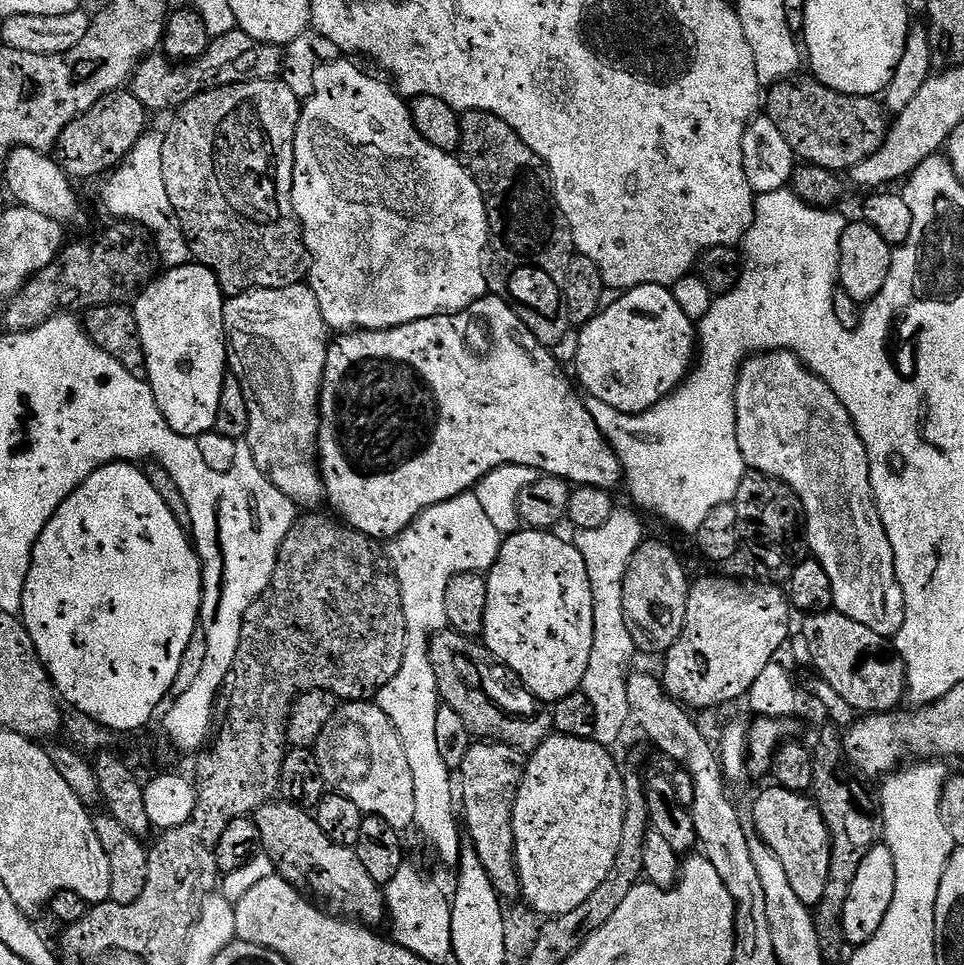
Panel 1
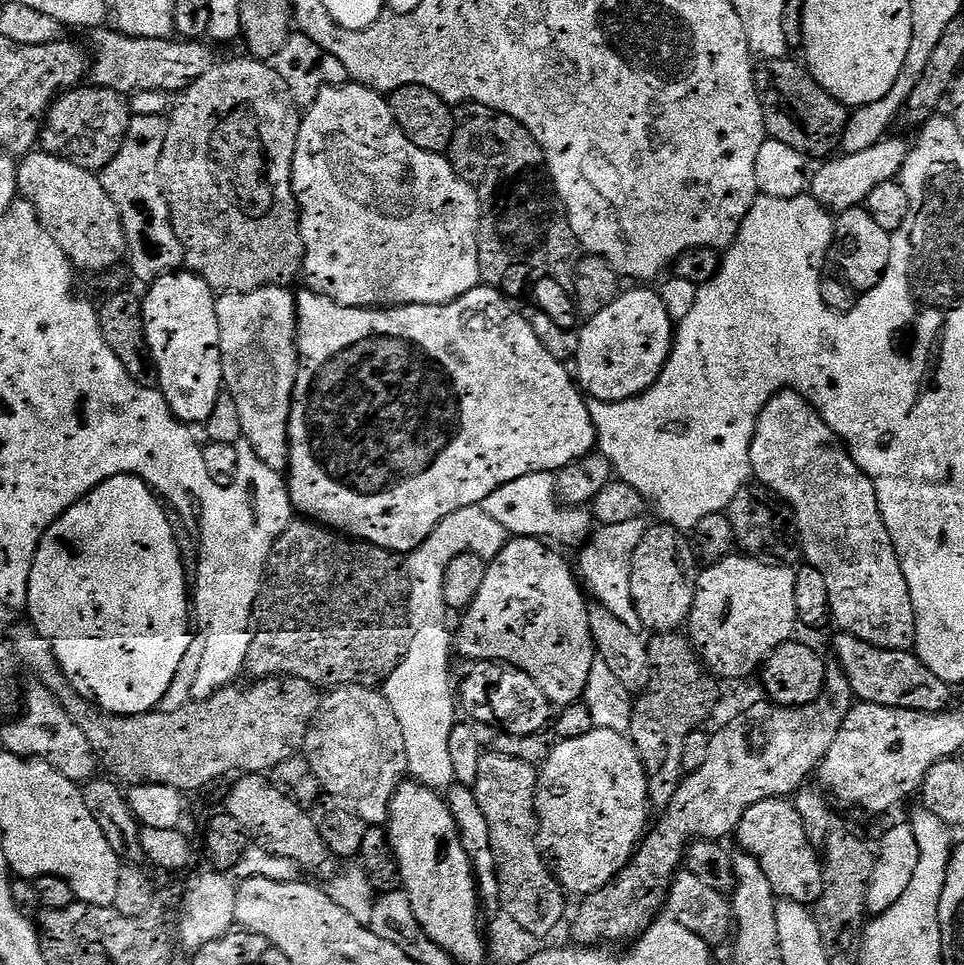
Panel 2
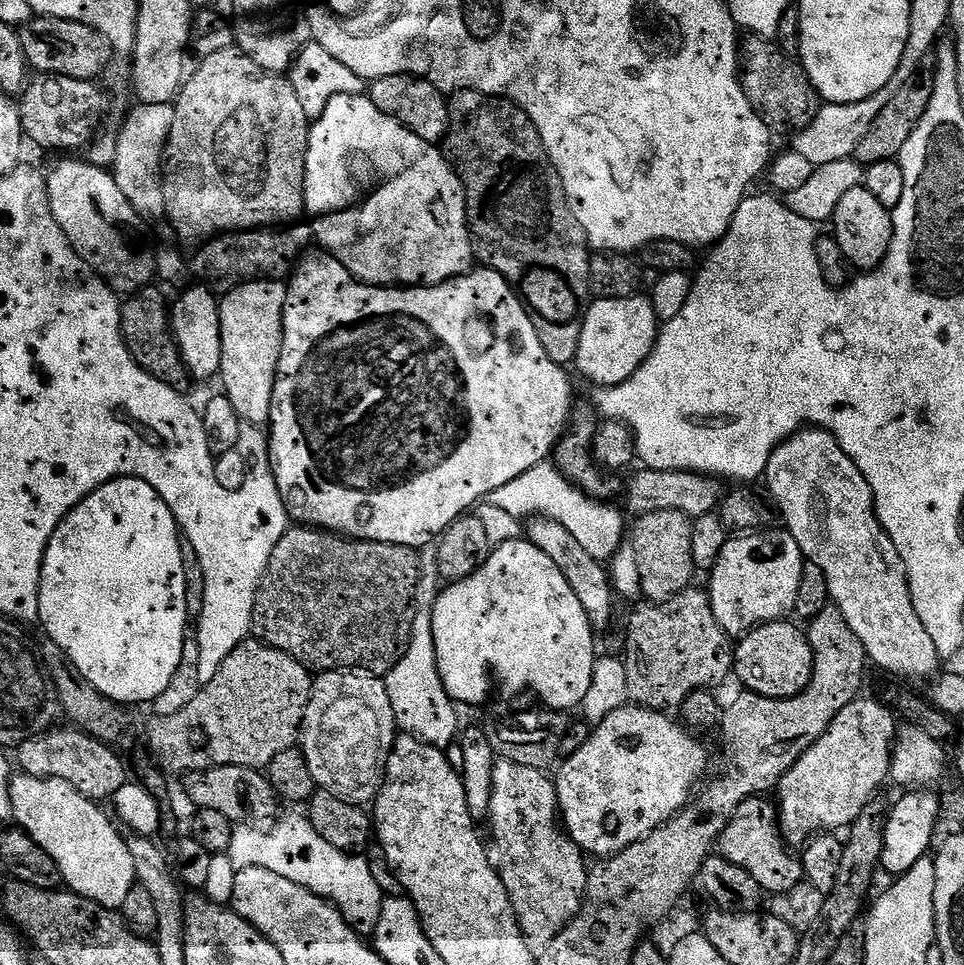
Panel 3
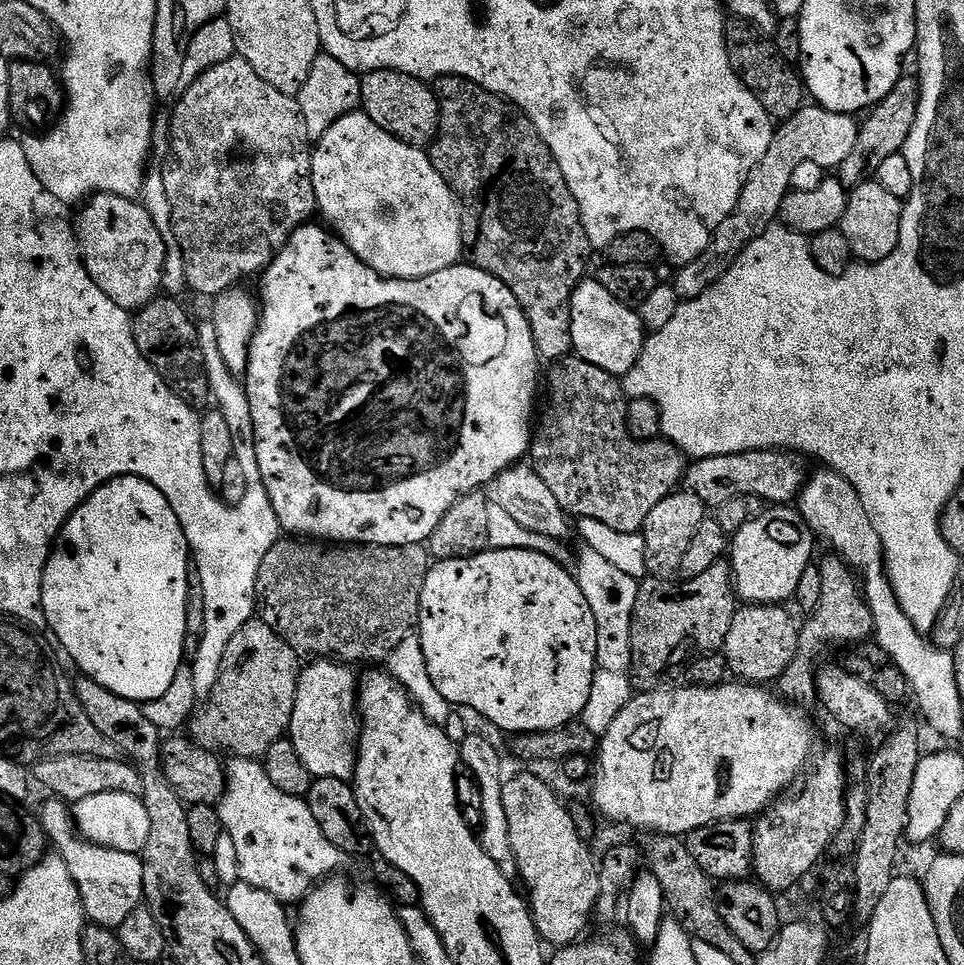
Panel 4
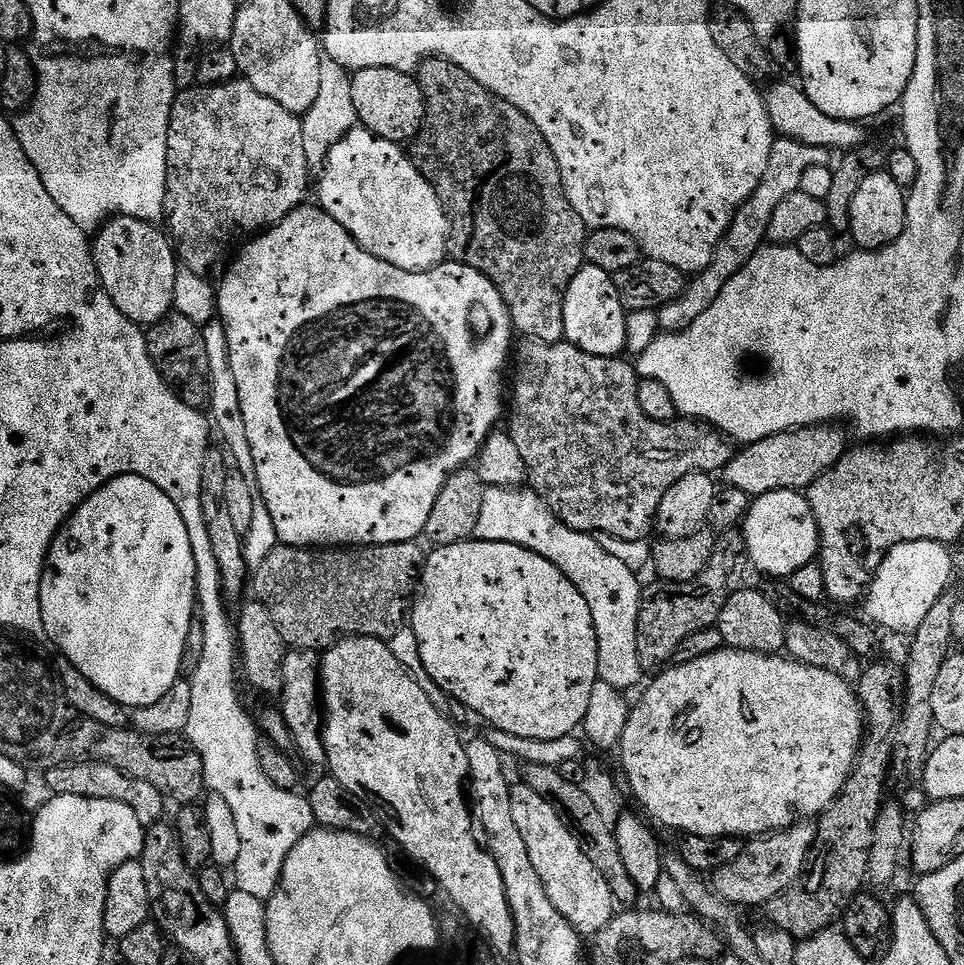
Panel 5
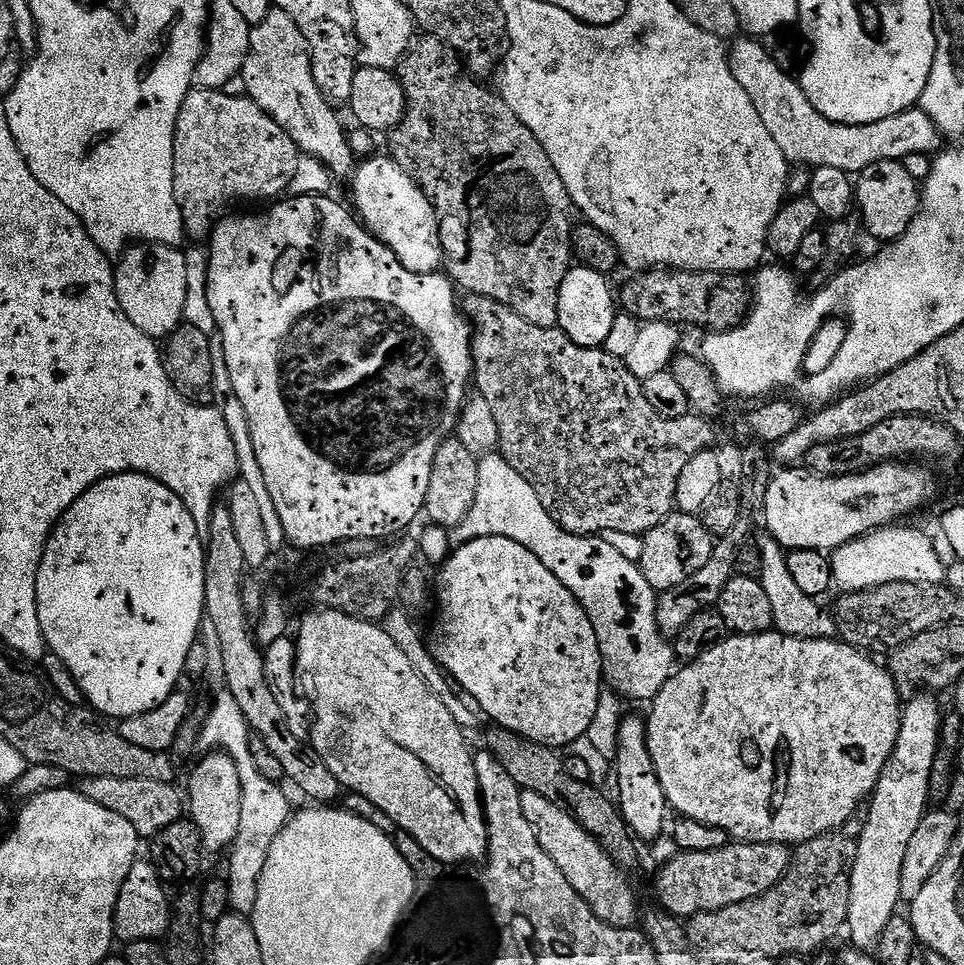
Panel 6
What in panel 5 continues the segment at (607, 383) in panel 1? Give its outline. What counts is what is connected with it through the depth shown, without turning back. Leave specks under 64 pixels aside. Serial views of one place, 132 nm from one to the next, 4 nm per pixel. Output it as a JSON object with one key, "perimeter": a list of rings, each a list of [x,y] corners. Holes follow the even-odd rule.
{"perimeter":[[[585,263],[574,274],[564,295],[564,340],[595,356],[620,356],[626,349],[628,312],[618,298],[613,273]]]}

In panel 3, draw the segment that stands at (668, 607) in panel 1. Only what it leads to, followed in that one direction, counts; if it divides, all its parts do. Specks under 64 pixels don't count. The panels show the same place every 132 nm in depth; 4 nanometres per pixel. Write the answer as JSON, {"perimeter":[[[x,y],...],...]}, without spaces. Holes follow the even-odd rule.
{"perimeter":[[[662,510],[654,514],[646,514],[635,521],[636,525],[630,528],[630,547],[638,558],[638,574],[640,575],[640,591],[645,601],[661,604],[664,600],[674,598],[693,583],[692,572],[697,571],[692,553],[692,526],[693,521],[674,510]]]}

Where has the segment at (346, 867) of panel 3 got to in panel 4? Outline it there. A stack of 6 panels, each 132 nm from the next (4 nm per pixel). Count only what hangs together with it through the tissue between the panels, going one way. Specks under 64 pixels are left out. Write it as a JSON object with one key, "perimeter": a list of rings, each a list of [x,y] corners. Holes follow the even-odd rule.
{"perimeter":[[[232,758],[226,764],[226,783],[224,796],[218,805],[220,821],[226,835],[234,842],[238,850],[238,870],[240,879],[250,886],[258,886],[258,890],[266,890],[266,894],[274,894],[285,906],[295,905],[321,882],[327,881],[331,872],[336,872],[346,863],[343,852],[322,834],[322,826],[310,814],[307,799],[290,794],[282,794],[274,782],[266,774],[263,763],[259,759],[241,760]]]}

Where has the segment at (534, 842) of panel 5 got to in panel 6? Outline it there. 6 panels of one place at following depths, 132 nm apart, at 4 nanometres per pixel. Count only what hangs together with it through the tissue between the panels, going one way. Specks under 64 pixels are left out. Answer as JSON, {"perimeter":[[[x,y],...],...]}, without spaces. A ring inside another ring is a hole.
{"perimeter":[[[521,791],[522,814],[526,814],[526,822],[534,826],[534,834],[554,858],[558,865],[558,870],[566,874],[566,882],[578,890],[578,894],[594,910],[602,922],[606,922],[615,928],[631,928],[637,923],[638,912],[636,916],[636,896],[632,893],[632,888],[628,885],[625,869],[621,868],[606,854],[606,850],[596,839],[586,831],[586,829],[571,816],[566,810],[554,806],[554,802],[546,802],[542,794]]]}

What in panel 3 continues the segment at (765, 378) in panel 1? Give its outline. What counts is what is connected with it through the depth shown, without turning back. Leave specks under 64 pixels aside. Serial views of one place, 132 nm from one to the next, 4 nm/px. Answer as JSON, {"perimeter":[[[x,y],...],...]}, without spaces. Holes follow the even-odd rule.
{"perimeter":[[[809,426],[797,432],[791,439],[784,441],[772,452],[766,473],[767,480],[769,488],[767,488],[767,491],[770,493],[772,499],[775,500],[783,523],[784,520],[788,523],[785,524],[786,531],[798,542],[805,561],[818,566],[818,570],[822,570],[822,574],[826,574],[826,586],[828,587],[831,603],[842,614],[842,618],[846,618],[846,626],[850,626],[850,630],[854,630],[858,642],[862,642],[864,653],[867,654],[869,661],[873,665],[876,663],[878,667],[885,668],[888,672],[893,672],[896,676],[905,676],[908,680],[926,679],[925,681],[927,681],[929,678],[935,677],[941,671],[940,664],[942,664],[942,658],[932,643],[930,634],[926,634],[926,626],[922,626],[922,618],[918,618],[918,614],[914,610],[914,602],[910,594],[910,582],[906,574],[906,566],[902,562],[902,554],[898,554],[894,542],[890,542],[890,538],[884,533],[884,527],[880,525],[880,519],[876,513],[874,494],[870,490],[870,482],[866,482],[862,470],[858,470],[858,466],[854,466],[854,462],[844,453],[842,446],[838,446],[838,442],[828,432]]]}

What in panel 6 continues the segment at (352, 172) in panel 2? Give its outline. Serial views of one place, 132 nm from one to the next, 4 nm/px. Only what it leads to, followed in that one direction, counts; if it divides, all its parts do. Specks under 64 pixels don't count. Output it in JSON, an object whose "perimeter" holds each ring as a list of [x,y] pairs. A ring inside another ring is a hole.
{"perimeter":[[[383,155],[376,156],[365,164],[363,161],[350,177],[352,200],[356,203],[355,215],[381,244],[385,244],[396,255],[398,262],[402,262],[406,270],[419,276],[431,272],[439,273],[445,258],[444,250],[440,246],[440,220],[436,217],[434,206],[428,201],[424,191],[416,185],[414,178],[410,178],[410,174],[406,174],[406,170],[398,166],[398,162],[392,159],[391,155]]]}

